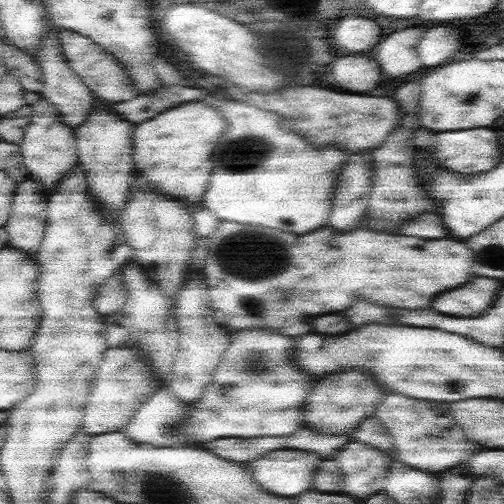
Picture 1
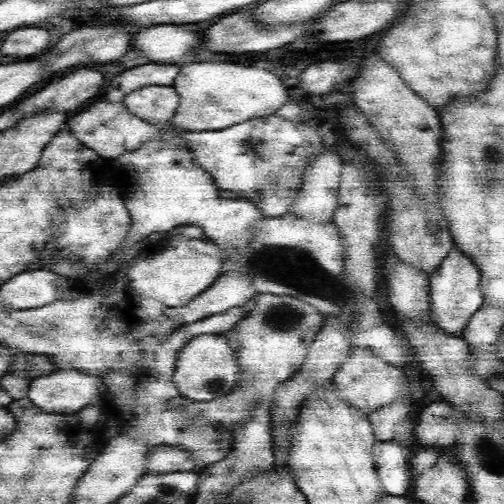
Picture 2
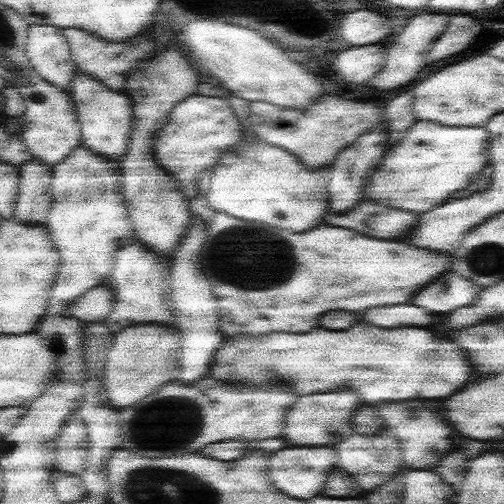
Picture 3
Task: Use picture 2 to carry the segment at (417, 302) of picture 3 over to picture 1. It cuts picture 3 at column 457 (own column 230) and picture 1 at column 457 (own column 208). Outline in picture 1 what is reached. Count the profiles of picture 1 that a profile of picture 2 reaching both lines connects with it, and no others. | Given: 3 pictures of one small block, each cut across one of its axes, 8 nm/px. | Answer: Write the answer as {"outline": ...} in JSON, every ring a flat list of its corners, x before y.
{"outline":[[475,276,473,282,459,286,459,290,447,290,447,294,439,294,439,298,435,298,435,304,429,308,443,314,479,318,477,314,493,304,501,284,503,280]]}

